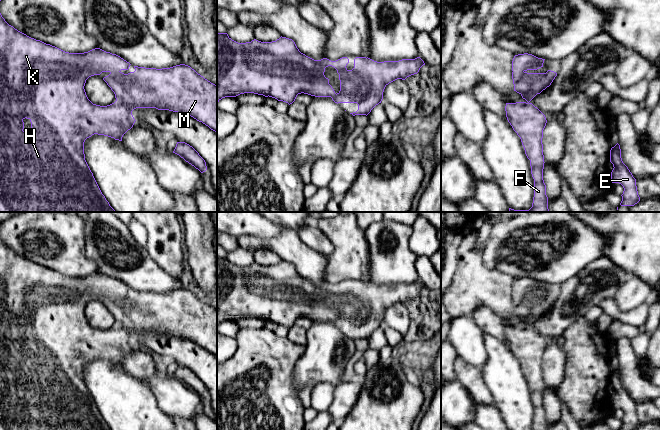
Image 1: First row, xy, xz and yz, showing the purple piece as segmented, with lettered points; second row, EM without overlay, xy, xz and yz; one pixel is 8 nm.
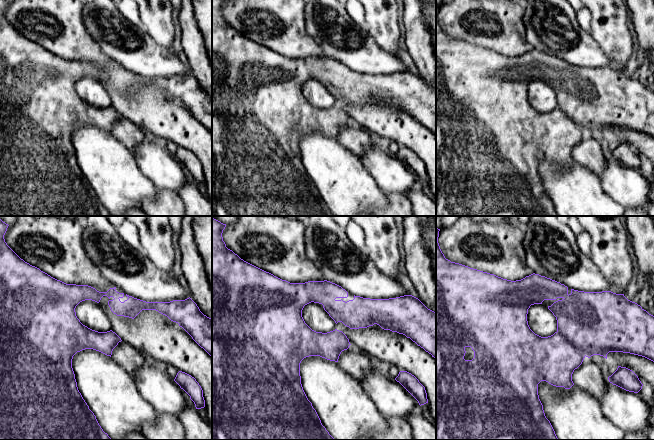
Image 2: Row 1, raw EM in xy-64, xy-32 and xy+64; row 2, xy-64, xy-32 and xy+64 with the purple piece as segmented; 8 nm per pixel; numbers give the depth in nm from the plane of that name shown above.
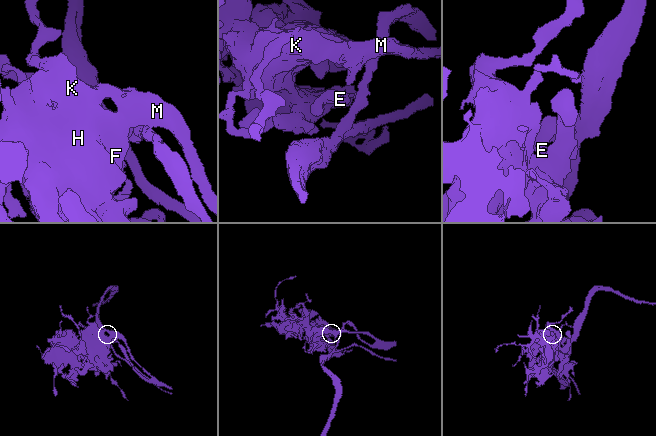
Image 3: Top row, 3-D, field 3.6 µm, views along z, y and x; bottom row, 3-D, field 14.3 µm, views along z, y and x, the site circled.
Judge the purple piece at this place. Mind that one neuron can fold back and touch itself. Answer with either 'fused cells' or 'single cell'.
single cell

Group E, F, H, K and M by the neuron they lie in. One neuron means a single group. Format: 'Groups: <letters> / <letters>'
Groups: E F H K M

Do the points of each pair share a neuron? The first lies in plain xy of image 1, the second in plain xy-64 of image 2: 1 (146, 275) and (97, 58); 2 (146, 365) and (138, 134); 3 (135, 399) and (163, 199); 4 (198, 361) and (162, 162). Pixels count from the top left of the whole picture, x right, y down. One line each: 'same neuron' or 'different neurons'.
1: different neurons
2: same neuron
3: different neurons
4: different neurons

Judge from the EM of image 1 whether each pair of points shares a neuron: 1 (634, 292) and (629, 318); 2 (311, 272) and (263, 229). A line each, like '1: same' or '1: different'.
1: different
2: different

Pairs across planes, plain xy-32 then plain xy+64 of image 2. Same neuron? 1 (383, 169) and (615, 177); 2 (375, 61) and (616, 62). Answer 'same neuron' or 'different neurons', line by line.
1: same neuron
2: different neurons

